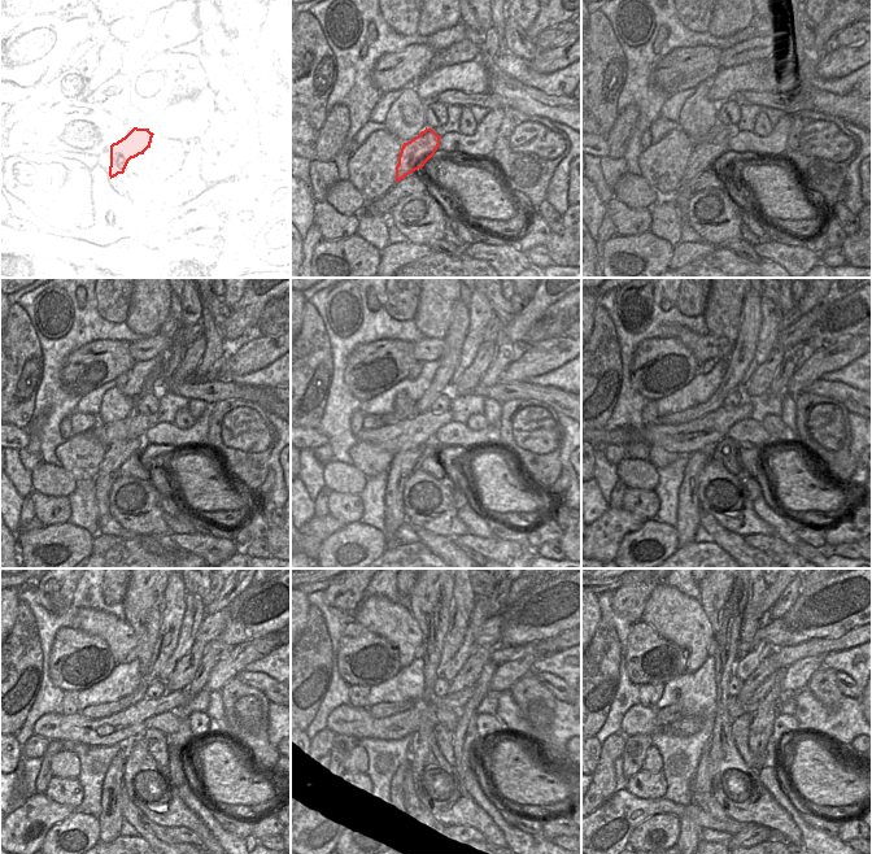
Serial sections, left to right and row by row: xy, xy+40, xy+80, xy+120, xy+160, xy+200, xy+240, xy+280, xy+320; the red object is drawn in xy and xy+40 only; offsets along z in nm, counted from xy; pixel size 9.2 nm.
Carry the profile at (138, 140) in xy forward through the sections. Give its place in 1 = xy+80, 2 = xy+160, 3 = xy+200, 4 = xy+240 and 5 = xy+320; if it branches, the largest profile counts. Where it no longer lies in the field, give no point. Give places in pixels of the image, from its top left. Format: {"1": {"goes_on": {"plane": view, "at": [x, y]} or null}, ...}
{"1": {"goes_on": {"plane": "xy+80", "at": [702, 156]}}, "2": {"goes_on": {"plane": "xy+160", "at": [404, 462]}}, "3": {"goes_on": {"plane": "xy+200", "at": [697, 461]}}, "4": {"goes_on": {"plane": "xy+240", "at": [108, 832]}}, "5": {"goes_on": {"plane": "xy+320", "at": [689, 832]}}}

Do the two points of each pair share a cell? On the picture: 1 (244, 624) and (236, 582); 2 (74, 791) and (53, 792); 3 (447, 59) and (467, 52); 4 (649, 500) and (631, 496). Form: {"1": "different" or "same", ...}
{"1": "different", "2": "same", "3": "same", "4": "same"}

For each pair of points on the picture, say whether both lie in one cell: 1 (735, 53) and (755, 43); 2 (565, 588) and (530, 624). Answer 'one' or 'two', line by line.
1: one
2: one

